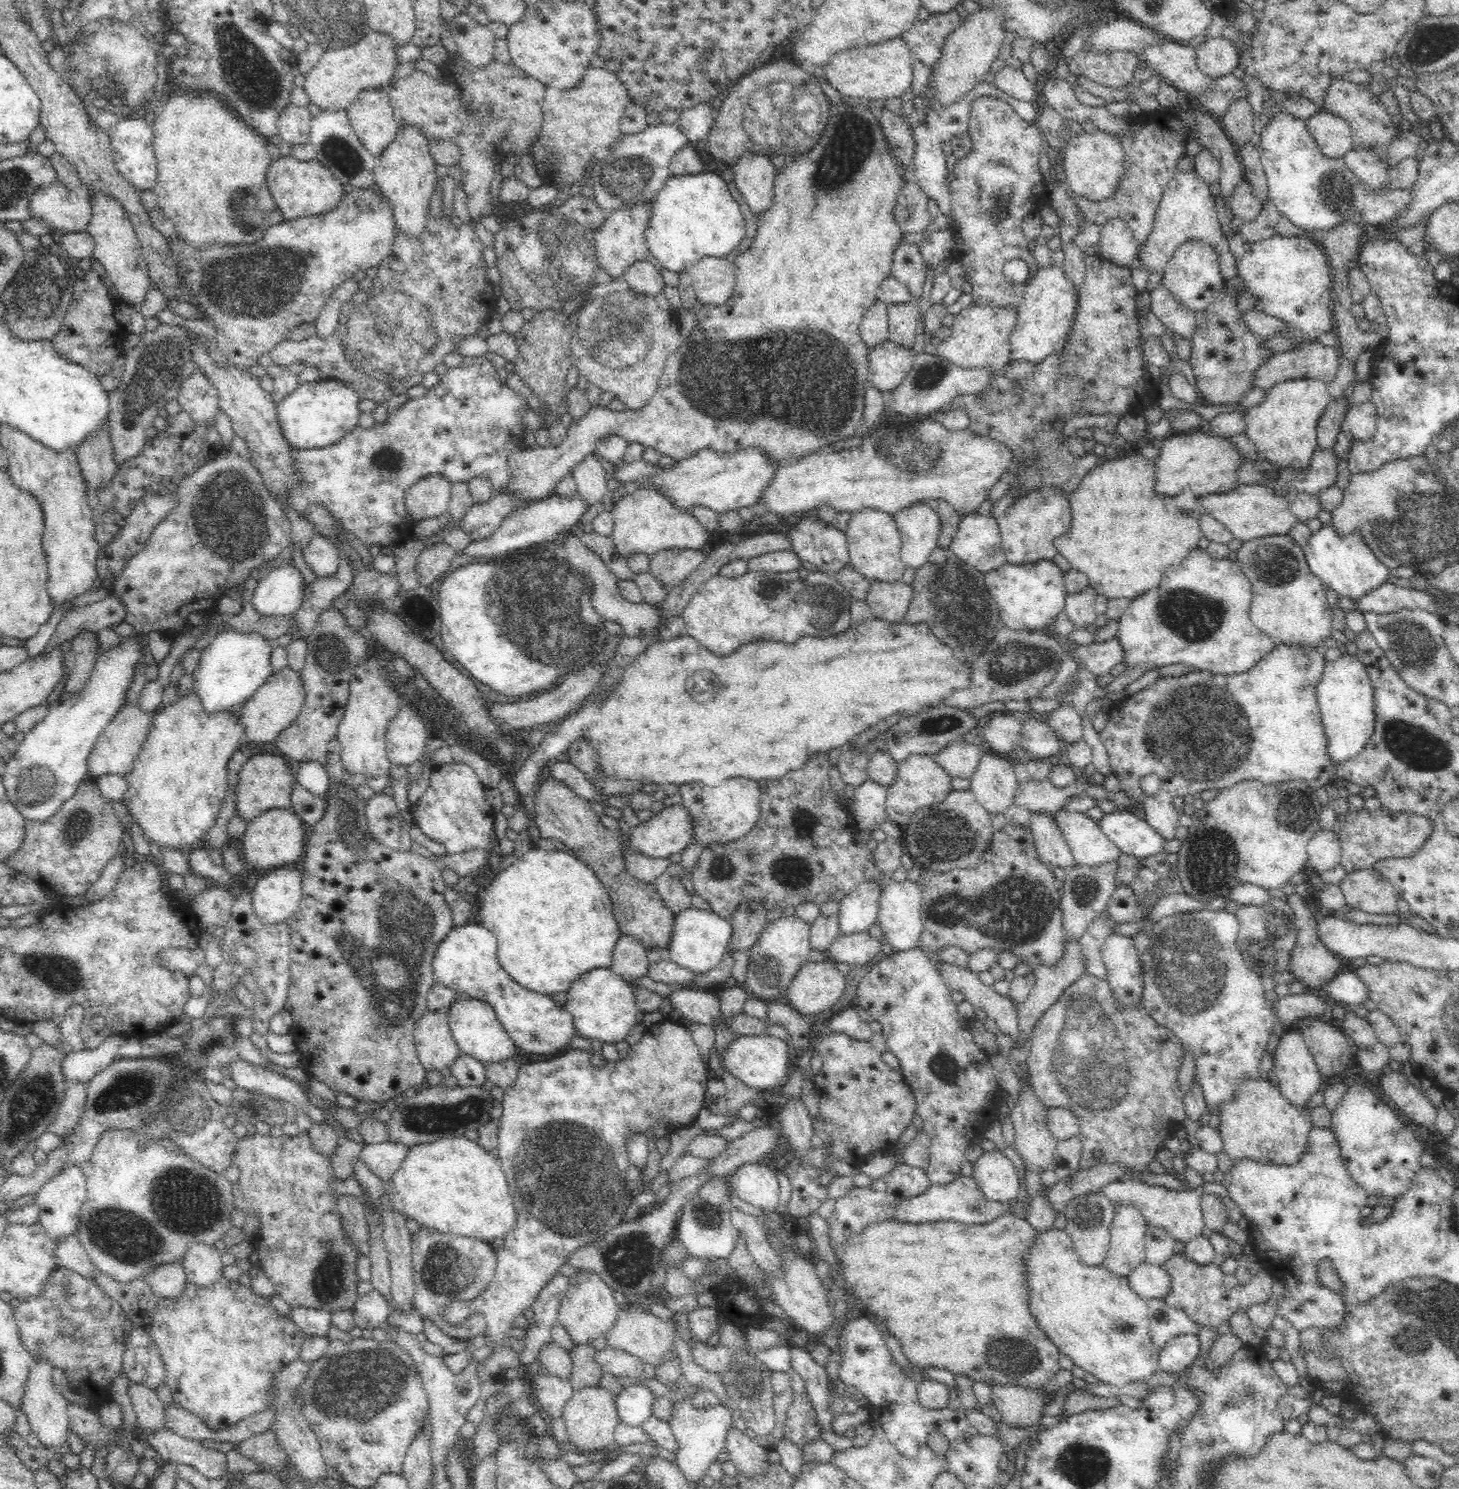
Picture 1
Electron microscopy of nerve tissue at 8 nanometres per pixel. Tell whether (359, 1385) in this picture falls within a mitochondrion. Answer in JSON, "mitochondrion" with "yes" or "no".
{"mitochondrion":"yes"}

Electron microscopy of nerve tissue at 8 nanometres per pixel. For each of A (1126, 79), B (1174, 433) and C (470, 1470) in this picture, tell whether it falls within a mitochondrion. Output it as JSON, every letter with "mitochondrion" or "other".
{"A":"other","B":"other","C":"other"}

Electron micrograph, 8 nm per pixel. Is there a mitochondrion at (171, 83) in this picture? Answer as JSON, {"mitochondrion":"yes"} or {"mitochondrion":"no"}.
{"mitochondrion":"no"}

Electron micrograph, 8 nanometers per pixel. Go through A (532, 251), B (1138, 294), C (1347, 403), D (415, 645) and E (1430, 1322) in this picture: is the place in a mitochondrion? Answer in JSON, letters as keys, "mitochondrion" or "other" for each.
{"A":"mitochondrion","B":"other","C":"other","D":"other","E":"mitochondrion"}

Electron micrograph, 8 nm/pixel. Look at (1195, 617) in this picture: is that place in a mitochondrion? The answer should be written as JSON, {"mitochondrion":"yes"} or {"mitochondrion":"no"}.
{"mitochondrion":"yes"}

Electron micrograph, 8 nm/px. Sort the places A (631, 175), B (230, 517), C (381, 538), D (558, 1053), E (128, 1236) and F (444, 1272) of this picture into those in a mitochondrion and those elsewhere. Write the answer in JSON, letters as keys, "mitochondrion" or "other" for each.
{"A":"mitochondrion","B":"mitochondrion","C":"other","D":"other","E":"mitochondrion","F":"mitochondrion"}

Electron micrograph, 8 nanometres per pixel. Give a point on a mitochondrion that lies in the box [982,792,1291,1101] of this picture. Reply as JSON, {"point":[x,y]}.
{"point":[1190,965]}

